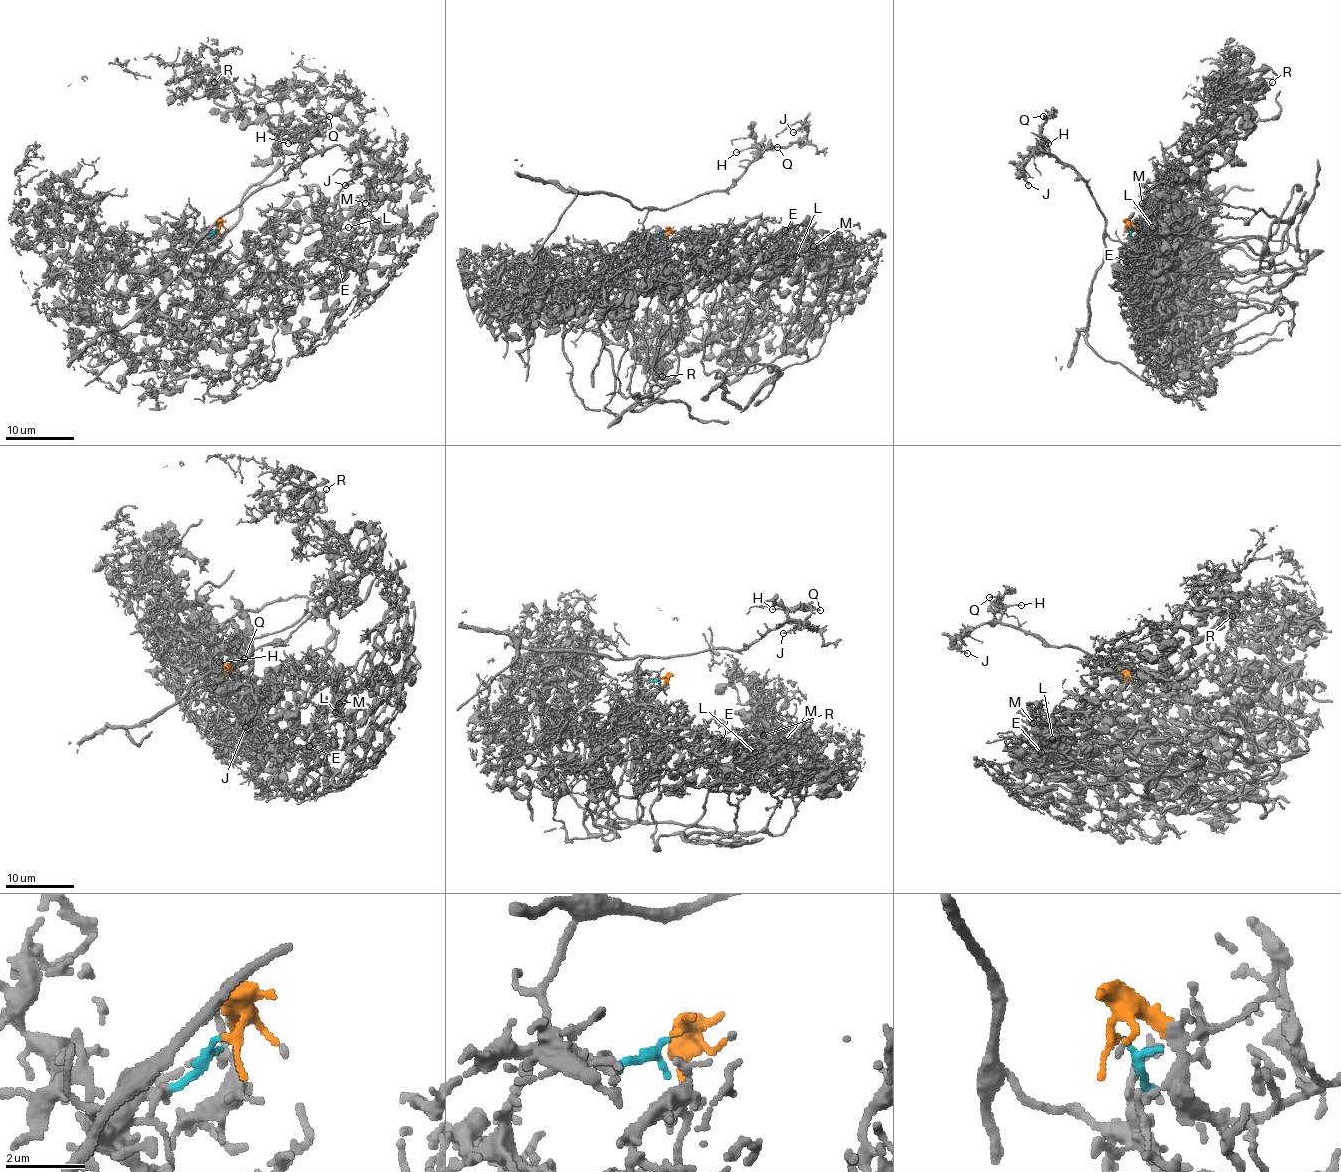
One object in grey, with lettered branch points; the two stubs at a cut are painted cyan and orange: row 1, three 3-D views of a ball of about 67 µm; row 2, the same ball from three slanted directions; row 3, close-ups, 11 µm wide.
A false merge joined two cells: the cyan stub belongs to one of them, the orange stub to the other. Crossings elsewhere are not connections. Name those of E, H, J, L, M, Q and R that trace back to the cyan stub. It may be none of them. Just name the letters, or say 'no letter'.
H, J, Q

